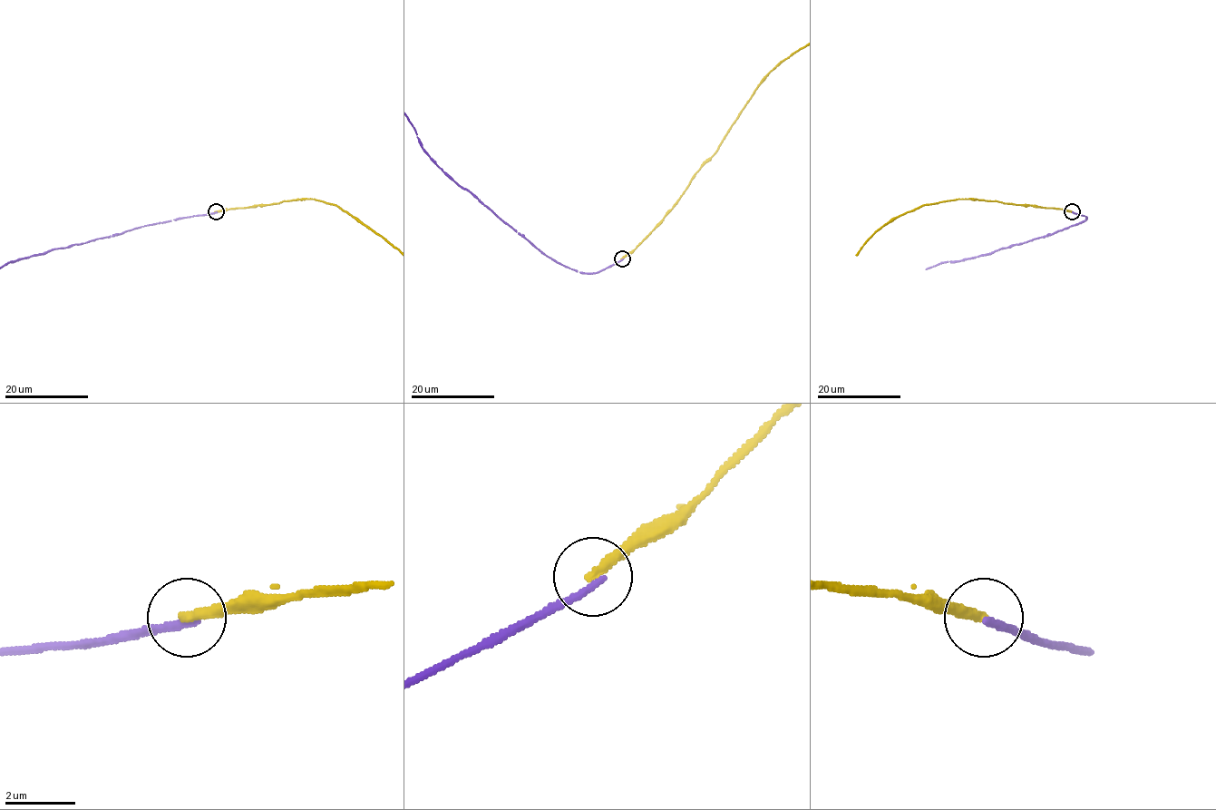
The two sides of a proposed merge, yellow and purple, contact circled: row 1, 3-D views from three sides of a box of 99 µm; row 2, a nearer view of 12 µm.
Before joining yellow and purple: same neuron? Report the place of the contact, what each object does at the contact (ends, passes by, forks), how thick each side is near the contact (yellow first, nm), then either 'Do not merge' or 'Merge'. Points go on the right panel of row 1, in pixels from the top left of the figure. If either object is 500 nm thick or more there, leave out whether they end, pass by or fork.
Place: (1072, 211). At the ring yellow ends. At the ring purple ends. Thickness 300 nm (yellow) against 240 nm. Do not merge

